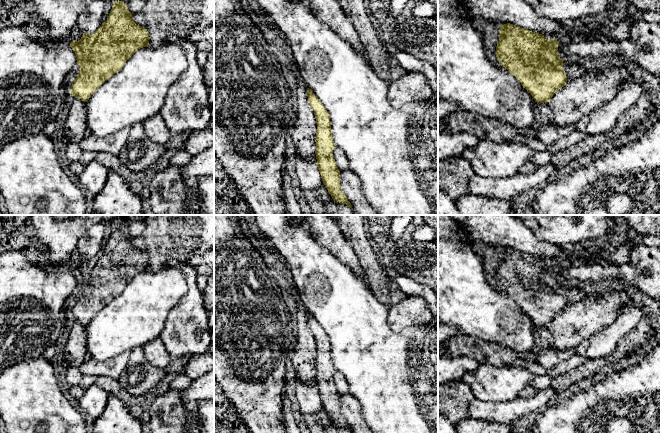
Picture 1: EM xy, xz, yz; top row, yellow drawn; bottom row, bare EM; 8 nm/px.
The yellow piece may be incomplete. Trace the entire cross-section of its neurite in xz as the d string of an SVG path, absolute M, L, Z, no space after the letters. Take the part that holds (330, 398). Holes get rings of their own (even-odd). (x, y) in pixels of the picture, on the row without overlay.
M309 312L307 320L308 327L314 335L317 347L315 378L323 408L331 418L333 424L336 424L340 428L346 428L353 433L340 409L340 395L333 380L333 374L336 369L332 360L330 340L321 325Z

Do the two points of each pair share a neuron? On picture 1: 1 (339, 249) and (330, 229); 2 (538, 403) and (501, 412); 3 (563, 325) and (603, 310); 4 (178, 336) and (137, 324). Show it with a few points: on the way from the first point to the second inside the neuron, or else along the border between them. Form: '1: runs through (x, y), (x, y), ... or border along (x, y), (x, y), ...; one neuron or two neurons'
1: runs through (337, 244), (330, 234); one neuron
2: runs through (529, 405), (510, 410); one neuron
3: runs through (573, 325), (577, 322), (593, 318); one neuron
4: border along (171, 310), (158, 337); two neurons

